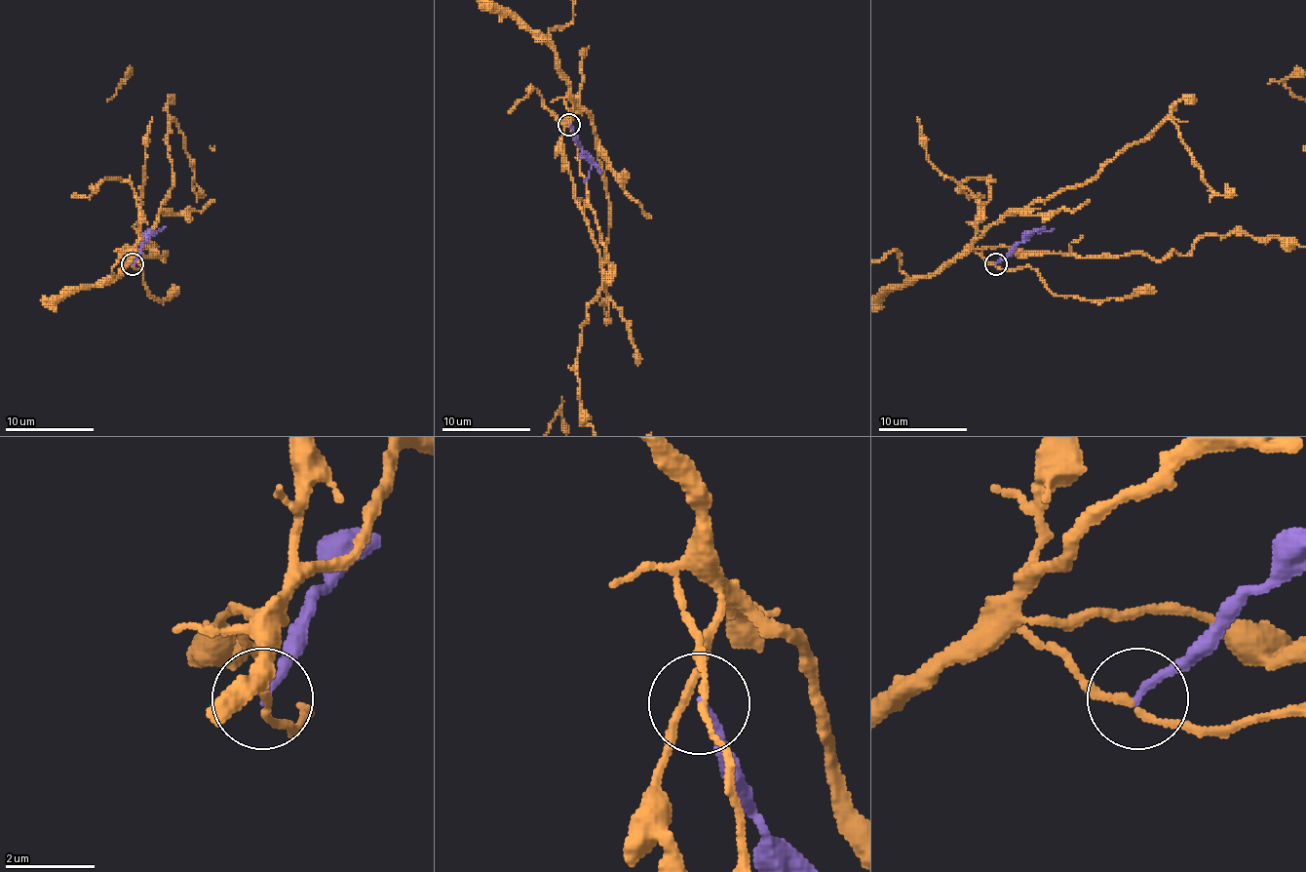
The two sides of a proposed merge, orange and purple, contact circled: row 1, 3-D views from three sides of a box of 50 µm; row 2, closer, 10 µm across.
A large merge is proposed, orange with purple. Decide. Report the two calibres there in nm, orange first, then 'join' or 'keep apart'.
150 nm thick on the orange side, 170 nm on the other; keep apart

